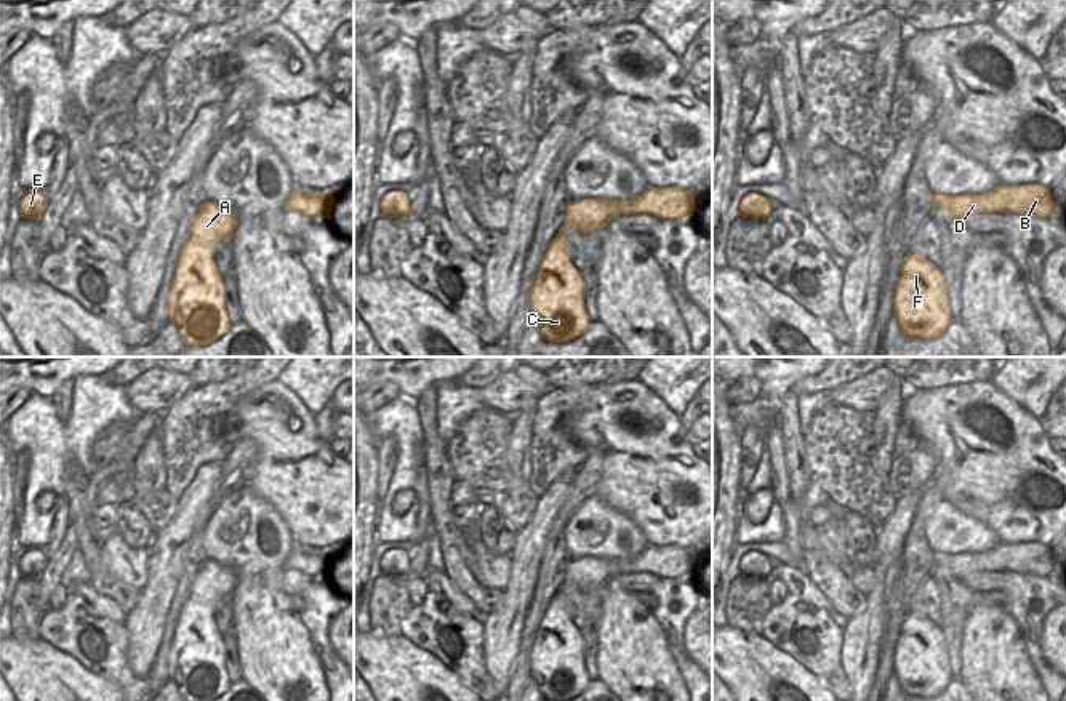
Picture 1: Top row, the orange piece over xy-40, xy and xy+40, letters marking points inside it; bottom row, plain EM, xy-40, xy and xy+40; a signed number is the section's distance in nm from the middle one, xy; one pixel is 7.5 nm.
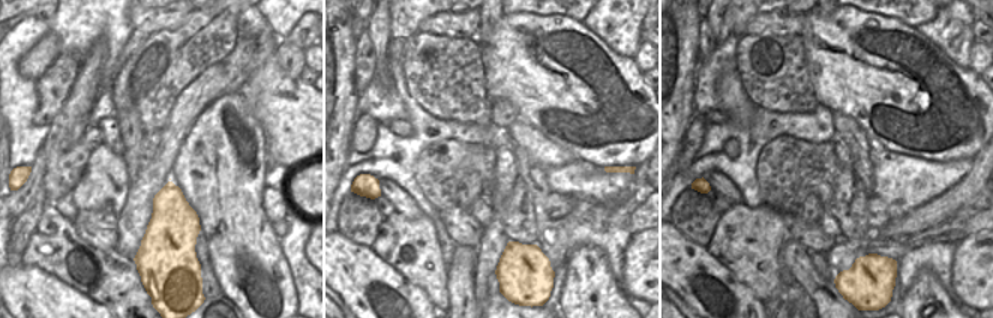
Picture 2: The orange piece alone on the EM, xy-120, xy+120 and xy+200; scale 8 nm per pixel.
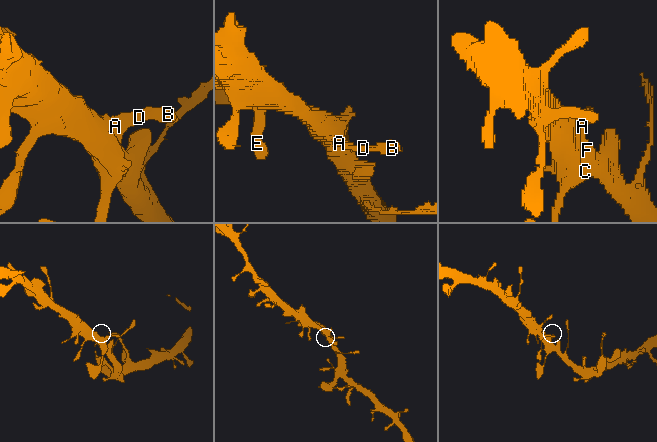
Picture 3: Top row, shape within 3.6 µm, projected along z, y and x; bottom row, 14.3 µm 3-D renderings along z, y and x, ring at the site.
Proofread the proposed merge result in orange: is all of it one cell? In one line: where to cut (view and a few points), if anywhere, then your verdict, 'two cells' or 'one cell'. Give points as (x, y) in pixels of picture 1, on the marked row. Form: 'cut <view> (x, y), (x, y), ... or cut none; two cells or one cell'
cut none; one cell

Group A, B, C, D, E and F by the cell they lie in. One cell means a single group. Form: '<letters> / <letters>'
A B C D E F

